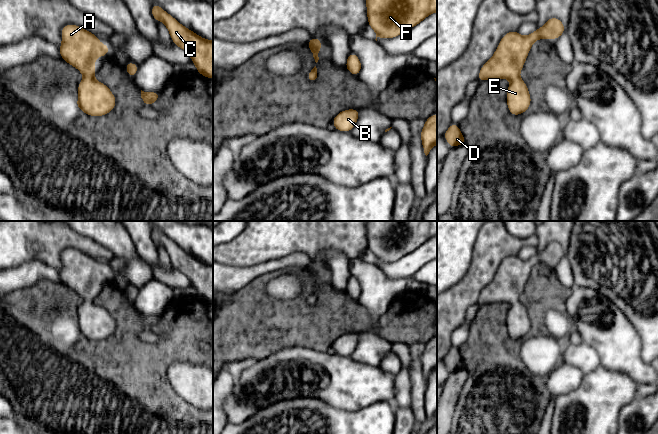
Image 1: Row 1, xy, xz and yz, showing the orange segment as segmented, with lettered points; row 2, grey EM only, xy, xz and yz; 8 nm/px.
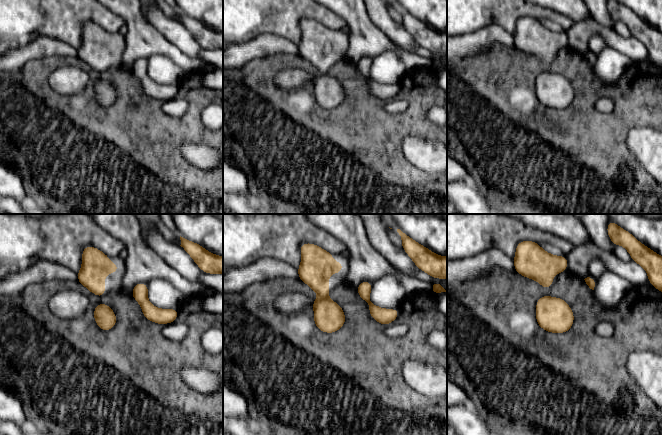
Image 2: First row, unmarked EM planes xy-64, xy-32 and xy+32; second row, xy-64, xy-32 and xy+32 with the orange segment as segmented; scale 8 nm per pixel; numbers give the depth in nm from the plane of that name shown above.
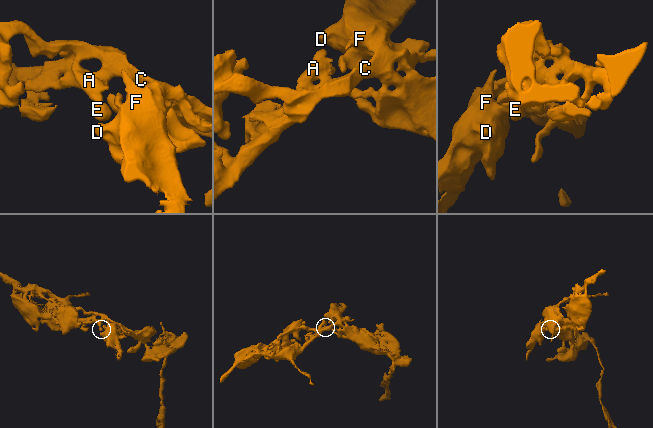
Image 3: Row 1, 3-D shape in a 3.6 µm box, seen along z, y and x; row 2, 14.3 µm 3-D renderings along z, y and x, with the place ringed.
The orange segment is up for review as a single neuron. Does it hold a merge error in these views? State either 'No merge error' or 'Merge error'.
No merge error

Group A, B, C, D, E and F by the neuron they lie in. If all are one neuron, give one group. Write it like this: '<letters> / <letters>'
A B C D E F

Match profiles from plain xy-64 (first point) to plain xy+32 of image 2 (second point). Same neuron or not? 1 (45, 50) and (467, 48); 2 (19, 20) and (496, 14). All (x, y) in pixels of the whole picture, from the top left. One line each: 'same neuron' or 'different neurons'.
1: same neuron
2: same neuron

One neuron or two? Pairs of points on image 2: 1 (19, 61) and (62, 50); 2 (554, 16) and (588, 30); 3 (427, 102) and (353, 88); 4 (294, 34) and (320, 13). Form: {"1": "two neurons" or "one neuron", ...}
{"1": "one neuron", "2": "two neurons", "3": "one neuron", "4": "one neuron"}

